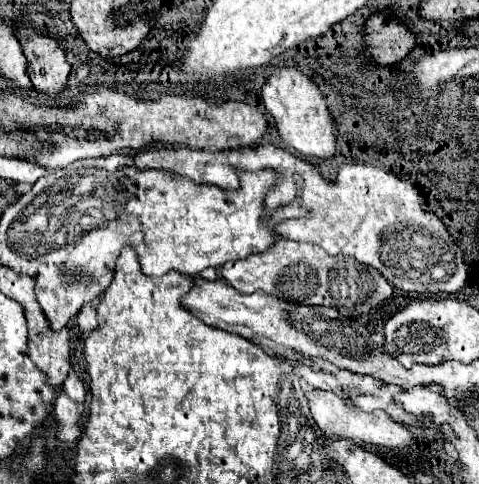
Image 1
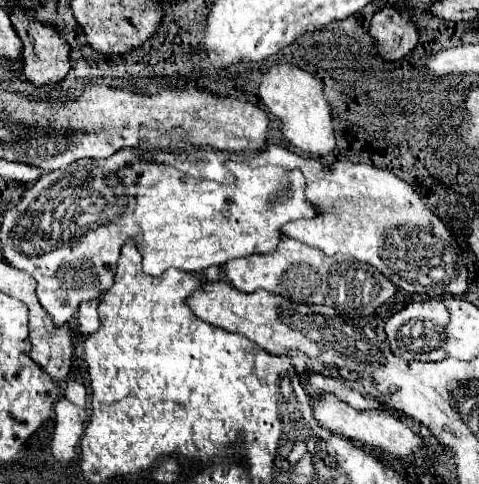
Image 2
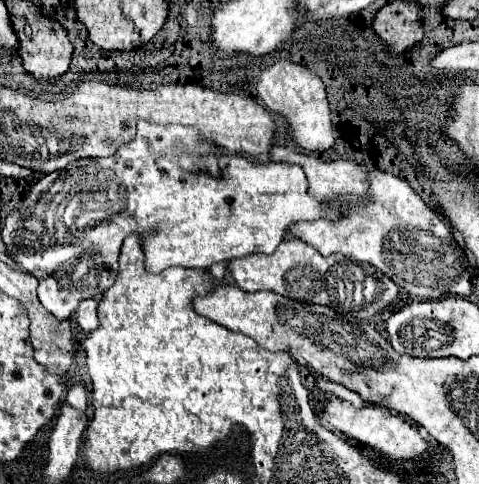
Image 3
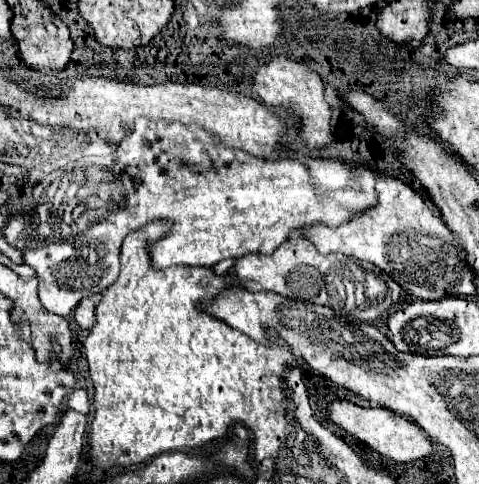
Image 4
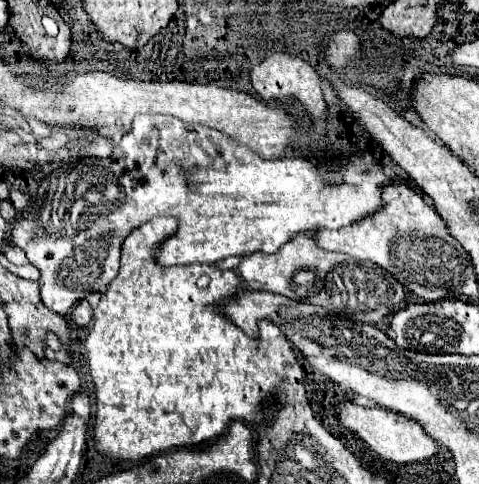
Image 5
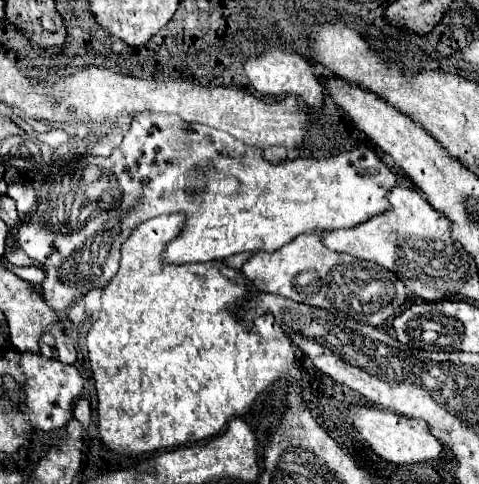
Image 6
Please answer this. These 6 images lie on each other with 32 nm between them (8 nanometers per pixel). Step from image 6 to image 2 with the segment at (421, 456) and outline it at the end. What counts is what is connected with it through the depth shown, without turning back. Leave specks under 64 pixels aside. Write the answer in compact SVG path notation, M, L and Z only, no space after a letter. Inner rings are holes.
M322 394L322 398L318 398L312 408L314 408L314 418L318 420L318 424L322 428L330 430L332 434L342 434L350 440L358 440L362 444L380 448L380 450L392 454L394 458L406 458L406 456L424 448L424 442L420 440L420 434L416 434L412 428L408 428L408 424L402 418L392 416L392 412L386 410L386 408L354 410L350 404L342 402L334 394Z

